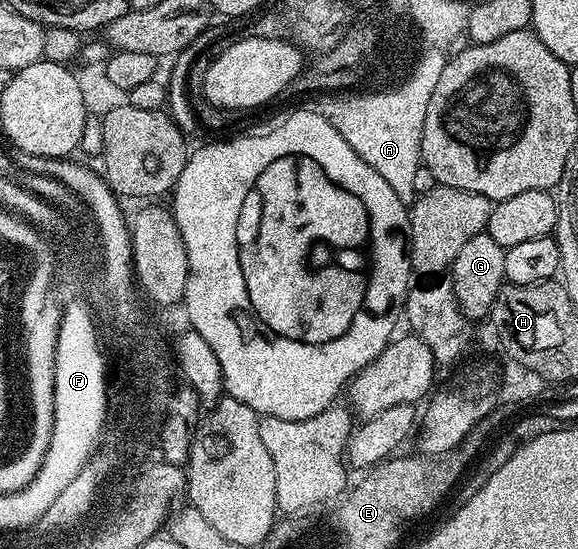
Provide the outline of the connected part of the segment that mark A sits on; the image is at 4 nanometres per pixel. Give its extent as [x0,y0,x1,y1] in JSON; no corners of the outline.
[328,55,444,207]

